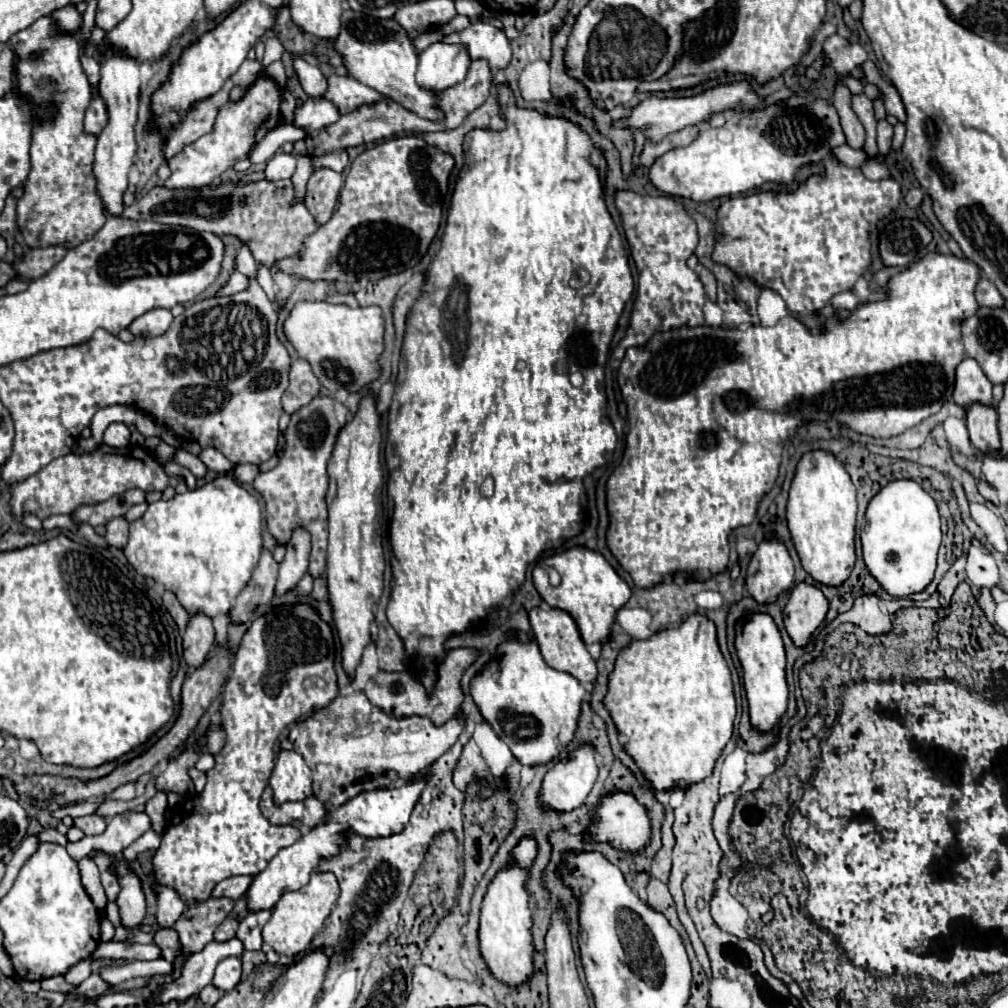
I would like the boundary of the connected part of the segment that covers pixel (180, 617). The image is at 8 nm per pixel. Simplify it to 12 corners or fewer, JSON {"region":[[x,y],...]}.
{"region":[[173,592],[163,594],[167,612],[183,632],[189,612],[179,604]]}

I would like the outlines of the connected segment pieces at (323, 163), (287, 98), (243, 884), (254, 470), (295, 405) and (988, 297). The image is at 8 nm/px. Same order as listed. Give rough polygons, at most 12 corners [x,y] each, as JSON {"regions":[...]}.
{"regions":[[[345,150],[311,156],[315,170],[331,168],[343,172],[347,166]],[[287,88],[281,96],[281,114],[291,124],[295,98]],[[231,876],[213,888],[213,898],[237,900],[247,892],[251,876]],[[237,464],[233,474],[245,488],[259,474],[255,464]],[[305,360],[291,366],[283,410],[297,412],[319,396],[321,384]],[[979,280],[975,296],[979,306],[1003,308],[1005,302],[995,284]]]}

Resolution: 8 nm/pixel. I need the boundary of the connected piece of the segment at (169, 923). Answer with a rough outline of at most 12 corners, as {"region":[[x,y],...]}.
{"region":[[173,888],[157,894],[157,924],[173,928],[187,904]]}

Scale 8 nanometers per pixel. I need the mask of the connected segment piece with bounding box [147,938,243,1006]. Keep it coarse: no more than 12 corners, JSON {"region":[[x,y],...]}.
{"region":[[237,938],[191,954],[179,980],[157,986],[149,1004],[183,1004],[213,980],[215,966],[241,956]]}

